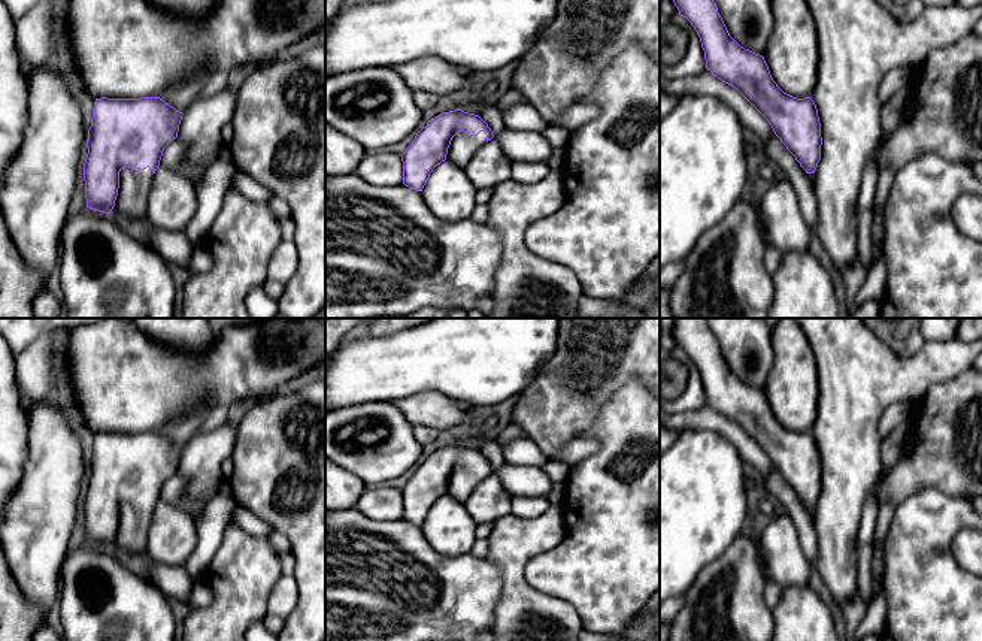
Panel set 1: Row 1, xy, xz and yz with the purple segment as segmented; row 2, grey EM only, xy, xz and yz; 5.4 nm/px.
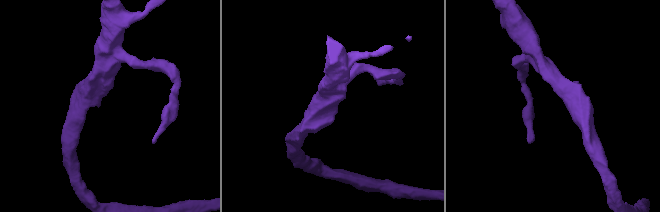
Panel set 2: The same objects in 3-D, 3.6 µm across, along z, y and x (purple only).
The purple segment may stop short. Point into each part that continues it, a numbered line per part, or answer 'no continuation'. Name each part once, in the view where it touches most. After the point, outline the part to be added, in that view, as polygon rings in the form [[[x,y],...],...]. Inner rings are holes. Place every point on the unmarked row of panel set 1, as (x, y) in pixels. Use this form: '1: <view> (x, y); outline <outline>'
1: xy (132, 535); outline [[[130,502],[121,504],[119,523],[115,535],[119,548],[127,553],[146,553],[152,515],[154,508],[149,502],[140,507]]]

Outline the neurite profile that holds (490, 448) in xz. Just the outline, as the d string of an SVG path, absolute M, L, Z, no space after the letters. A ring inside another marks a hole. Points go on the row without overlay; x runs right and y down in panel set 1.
M478 436L476 439L481 442L478 450L488 459L494 472L507 465L497 441L487 439L485 436Z

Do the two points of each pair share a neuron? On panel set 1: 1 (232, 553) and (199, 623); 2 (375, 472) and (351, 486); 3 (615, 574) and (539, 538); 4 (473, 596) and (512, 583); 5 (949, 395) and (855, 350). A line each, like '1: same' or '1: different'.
1: same
2: different
3: different
4: different
5: different

